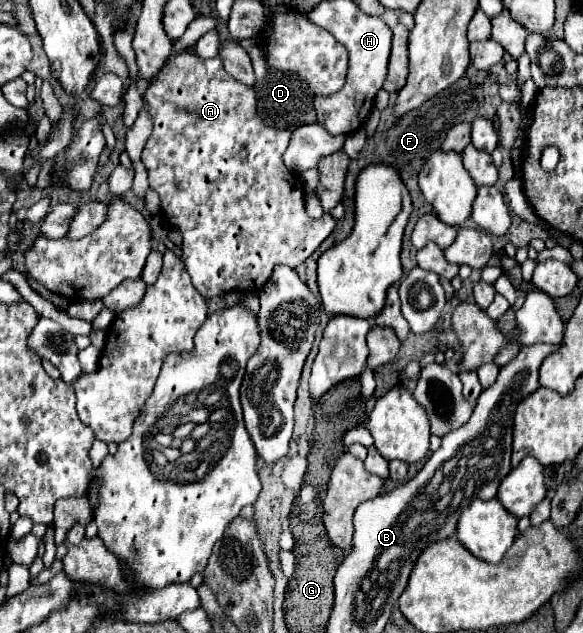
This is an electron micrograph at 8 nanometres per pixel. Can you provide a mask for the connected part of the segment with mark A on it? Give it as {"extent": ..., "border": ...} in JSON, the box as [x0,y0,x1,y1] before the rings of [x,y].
{"extent":[141,50,335,298],"border":[[[193,50],[173,54],[149,84],[145,100],[155,126],[141,160],[149,174],[149,186],[161,198],[163,214],[183,234],[181,258],[201,296],[213,298],[227,292],[249,292],[253,288],[257,292],[265,286],[265,280],[269,280],[277,264],[295,268],[333,232],[335,218],[331,214],[311,218],[305,212],[301,180],[293,176],[281,160],[291,130],[269,126],[261,120],[253,88],[233,80],[221,68],[219,56],[201,60]]]}

